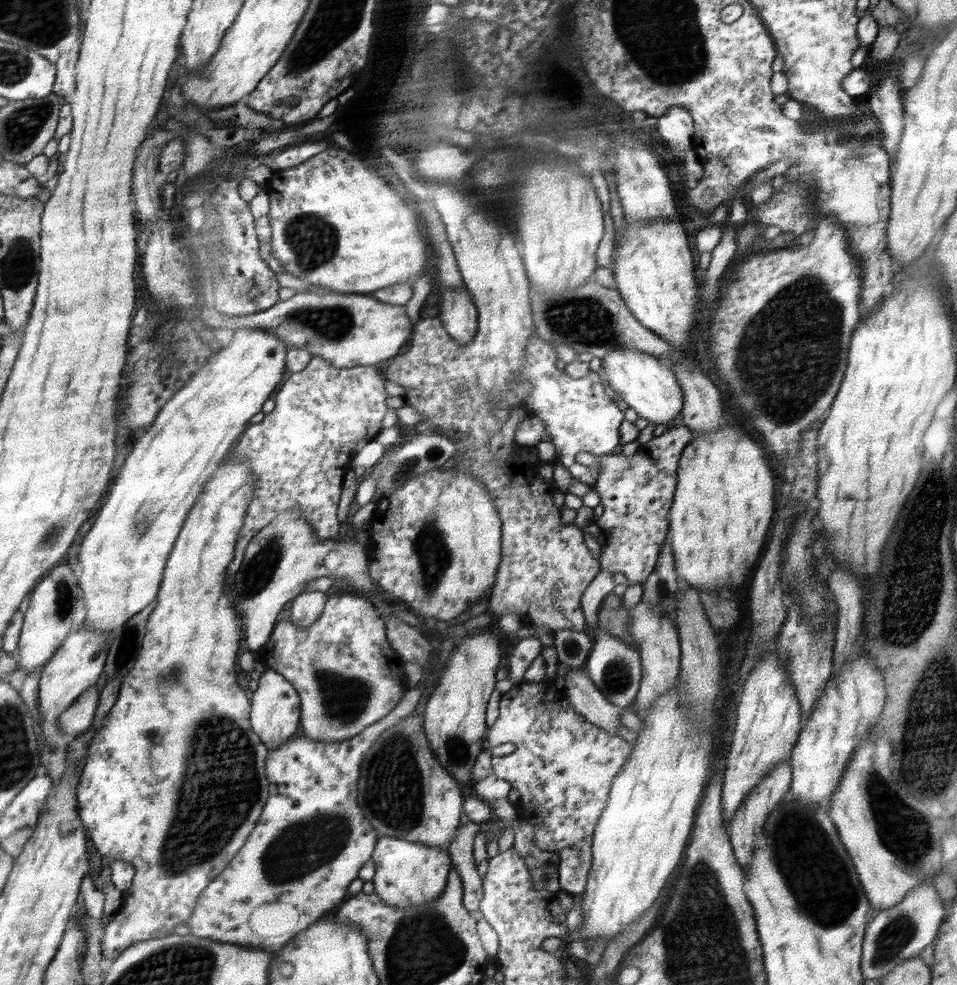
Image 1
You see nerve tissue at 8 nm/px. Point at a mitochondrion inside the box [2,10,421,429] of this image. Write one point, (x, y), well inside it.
(309, 237)

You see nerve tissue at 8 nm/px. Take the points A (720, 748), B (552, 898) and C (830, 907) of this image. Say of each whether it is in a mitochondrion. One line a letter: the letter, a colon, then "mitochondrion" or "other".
A: other
B: other
C: mitochondrion

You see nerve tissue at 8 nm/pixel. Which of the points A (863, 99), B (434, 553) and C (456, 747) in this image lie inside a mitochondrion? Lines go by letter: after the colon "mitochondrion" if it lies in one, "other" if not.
A: other
B: mitochondrion
C: mitochondrion

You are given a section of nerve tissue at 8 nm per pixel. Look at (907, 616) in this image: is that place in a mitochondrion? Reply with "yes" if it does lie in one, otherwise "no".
yes

